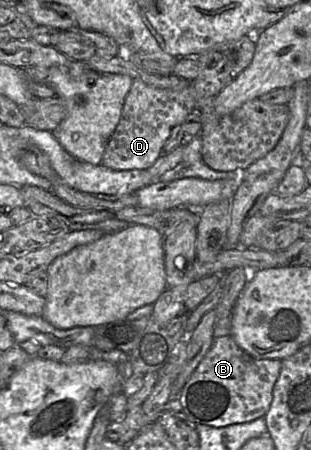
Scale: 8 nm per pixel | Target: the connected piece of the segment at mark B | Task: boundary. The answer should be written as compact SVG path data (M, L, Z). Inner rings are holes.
M232 336L218 337L214 339L205 357L178 393L182 411L196 424L205 424L217 428L265 417L273 398L273 388L280 375L280 370L281 360L255 359L242 350Z

